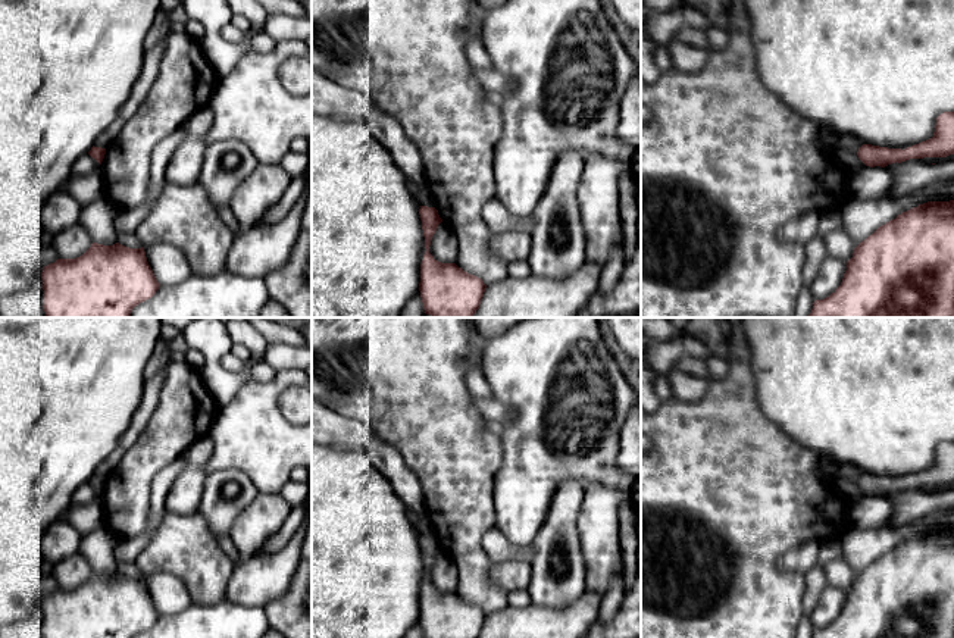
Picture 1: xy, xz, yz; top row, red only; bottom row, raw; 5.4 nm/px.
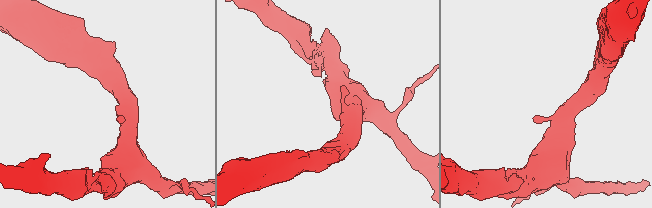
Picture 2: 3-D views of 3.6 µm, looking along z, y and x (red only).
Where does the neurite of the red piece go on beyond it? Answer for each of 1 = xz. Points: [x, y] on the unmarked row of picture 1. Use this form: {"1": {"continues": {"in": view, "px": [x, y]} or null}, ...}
{"1": {"continues": null}}

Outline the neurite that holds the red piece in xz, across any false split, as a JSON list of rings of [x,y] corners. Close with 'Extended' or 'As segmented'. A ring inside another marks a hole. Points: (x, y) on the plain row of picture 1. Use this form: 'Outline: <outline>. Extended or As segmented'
Outline: [[[435,537],[419,538],[425,566],[419,620],[423,638],[479,638],[487,614],[456,592],[441,592],[429,582],[431,569],[442,551]]]. As segmented

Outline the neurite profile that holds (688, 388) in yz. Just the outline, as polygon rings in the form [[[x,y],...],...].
[[[673,366],[666,375],[672,388],[675,398],[694,403],[700,401],[706,397],[709,391],[710,381],[704,378],[698,378],[694,375],[688,375]]]

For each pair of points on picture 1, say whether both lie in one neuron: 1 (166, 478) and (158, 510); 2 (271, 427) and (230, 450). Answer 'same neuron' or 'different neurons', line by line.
1: same neuron
2: same neuron

